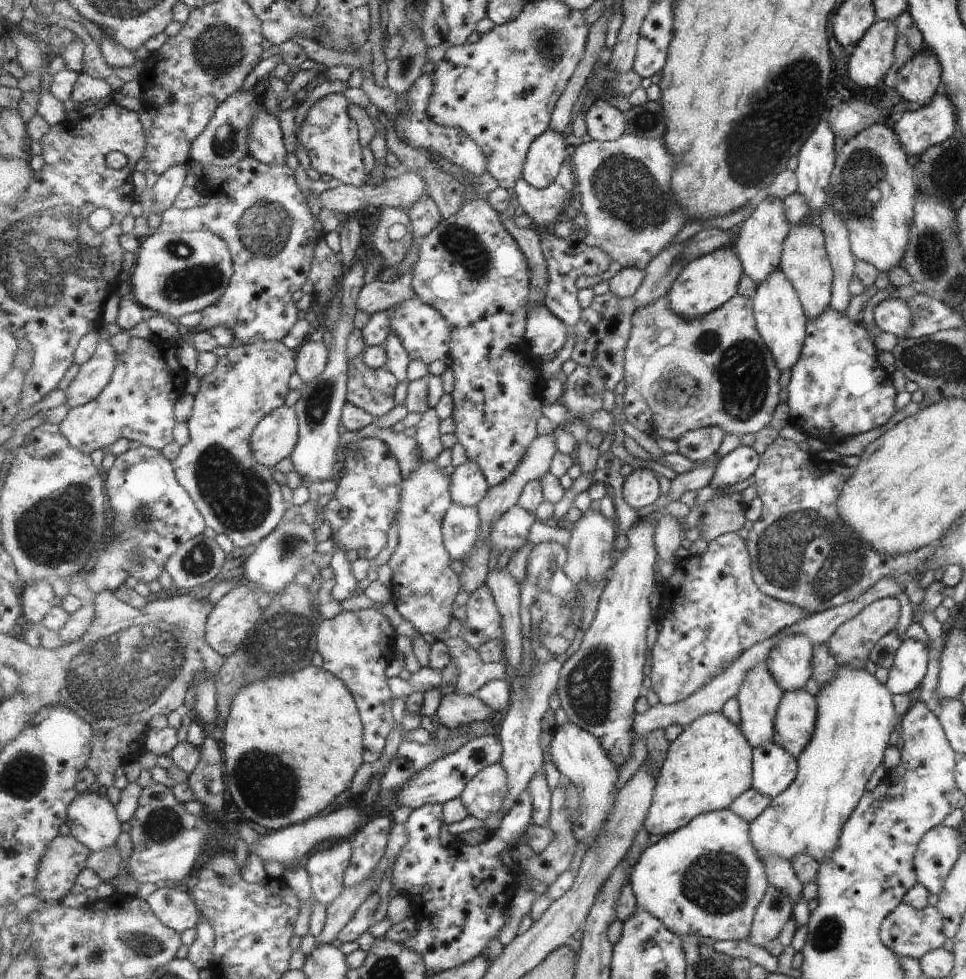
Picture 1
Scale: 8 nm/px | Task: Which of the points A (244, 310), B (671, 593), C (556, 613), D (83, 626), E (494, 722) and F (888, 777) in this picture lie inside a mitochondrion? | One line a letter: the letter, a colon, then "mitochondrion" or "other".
A: other
B: other
C: mitochondrion
D: mitochondrion
E: other
F: other

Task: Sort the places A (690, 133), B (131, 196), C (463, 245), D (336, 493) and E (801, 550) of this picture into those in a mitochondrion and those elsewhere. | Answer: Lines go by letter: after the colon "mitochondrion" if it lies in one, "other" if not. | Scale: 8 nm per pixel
A: other
B: other
C: mitochondrion
D: other
E: mitochondrion

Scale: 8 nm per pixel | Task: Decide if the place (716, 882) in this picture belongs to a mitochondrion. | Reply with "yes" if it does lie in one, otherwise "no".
yes

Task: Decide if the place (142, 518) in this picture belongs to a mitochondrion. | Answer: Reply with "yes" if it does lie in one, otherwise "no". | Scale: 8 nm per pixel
yes

